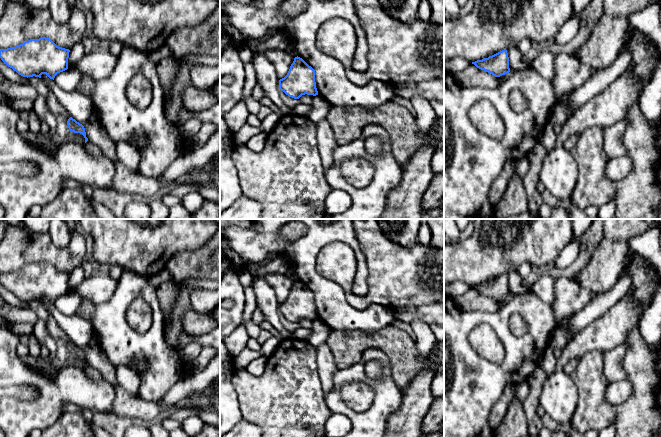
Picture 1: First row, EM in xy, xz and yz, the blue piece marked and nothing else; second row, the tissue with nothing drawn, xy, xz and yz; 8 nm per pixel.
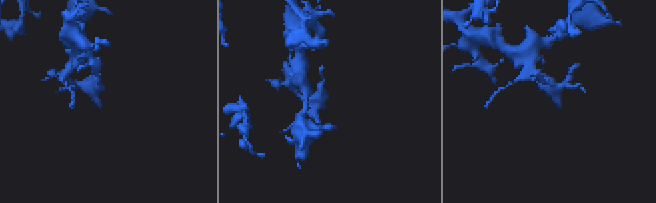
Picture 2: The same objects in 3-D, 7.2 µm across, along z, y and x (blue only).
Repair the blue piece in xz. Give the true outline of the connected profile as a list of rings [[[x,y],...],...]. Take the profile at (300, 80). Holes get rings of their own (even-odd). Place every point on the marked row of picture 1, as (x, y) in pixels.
[[[295,57],[287,75],[279,80],[279,89],[294,99],[305,94],[318,95],[315,70],[302,58]]]

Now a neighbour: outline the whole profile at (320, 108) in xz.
[[[319,94],[314,96],[314,101],[311,105],[312,108],[306,116],[308,119],[315,124],[319,123],[321,120],[327,119],[331,106]]]

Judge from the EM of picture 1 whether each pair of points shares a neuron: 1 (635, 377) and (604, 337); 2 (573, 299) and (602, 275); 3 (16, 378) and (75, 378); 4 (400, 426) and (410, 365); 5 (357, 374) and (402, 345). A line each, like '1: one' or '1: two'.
1: two
2: two
3: one
4: two
5: two

